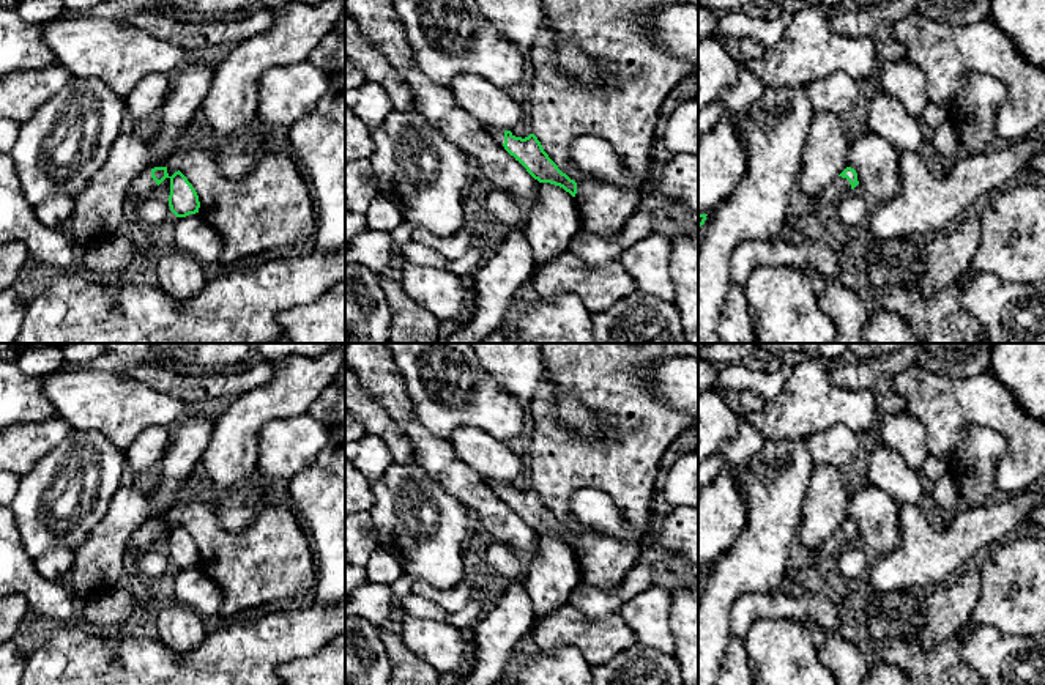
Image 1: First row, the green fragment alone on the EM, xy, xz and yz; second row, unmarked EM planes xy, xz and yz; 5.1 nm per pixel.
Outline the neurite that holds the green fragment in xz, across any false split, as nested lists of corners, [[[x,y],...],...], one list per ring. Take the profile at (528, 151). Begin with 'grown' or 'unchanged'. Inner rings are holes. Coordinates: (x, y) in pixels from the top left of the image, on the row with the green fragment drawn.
grown | [[[484,124],[490,134],[511,156],[519,161],[526,172],[539,183],[550,183],[563,187],[572,197],[577,194],[577,183],[563,173],[558,165],[544,151],[534,134],[528,137],[515,137],[511,131],[503,131],[490,124]]]

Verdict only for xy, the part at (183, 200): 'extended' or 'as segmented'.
extended

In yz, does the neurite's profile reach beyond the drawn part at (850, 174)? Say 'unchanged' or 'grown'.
grown

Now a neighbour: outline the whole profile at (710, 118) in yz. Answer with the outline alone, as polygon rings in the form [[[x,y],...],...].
[[[717,101],[711,109],[698,112],[698,139],[720,123],[723,110],[723,104]]]

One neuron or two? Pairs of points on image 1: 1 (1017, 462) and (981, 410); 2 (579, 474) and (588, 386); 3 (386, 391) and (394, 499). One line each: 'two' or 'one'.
1: one
2: one
3: two

